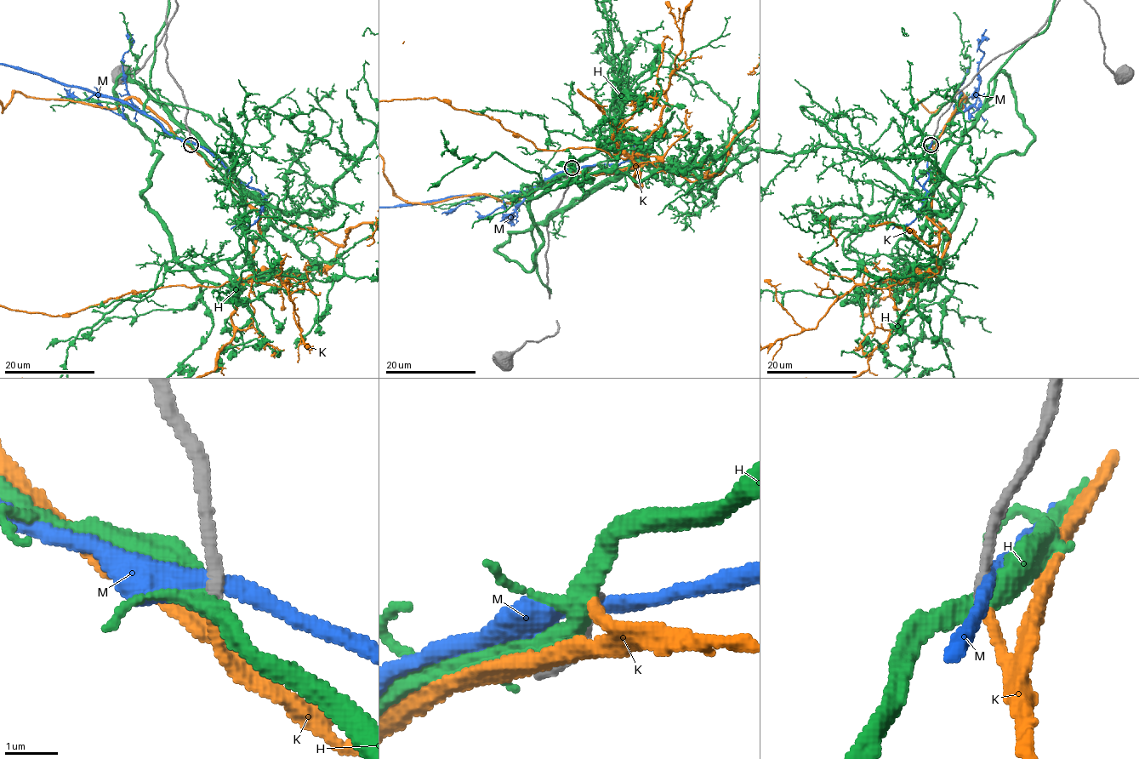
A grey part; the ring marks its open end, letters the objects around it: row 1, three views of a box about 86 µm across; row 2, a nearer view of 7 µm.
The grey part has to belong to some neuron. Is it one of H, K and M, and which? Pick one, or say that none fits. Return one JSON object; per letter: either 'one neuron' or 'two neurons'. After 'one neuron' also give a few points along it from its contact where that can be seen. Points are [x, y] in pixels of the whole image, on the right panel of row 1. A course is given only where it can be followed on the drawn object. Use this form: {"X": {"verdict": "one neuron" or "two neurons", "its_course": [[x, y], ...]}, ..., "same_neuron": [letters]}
{"H": {"verdict": "two neurons"}, "K": {"verdict": "one neuron"}, "M": {"verdict": "two neurons"}, "same_neuron": ["K"]}

